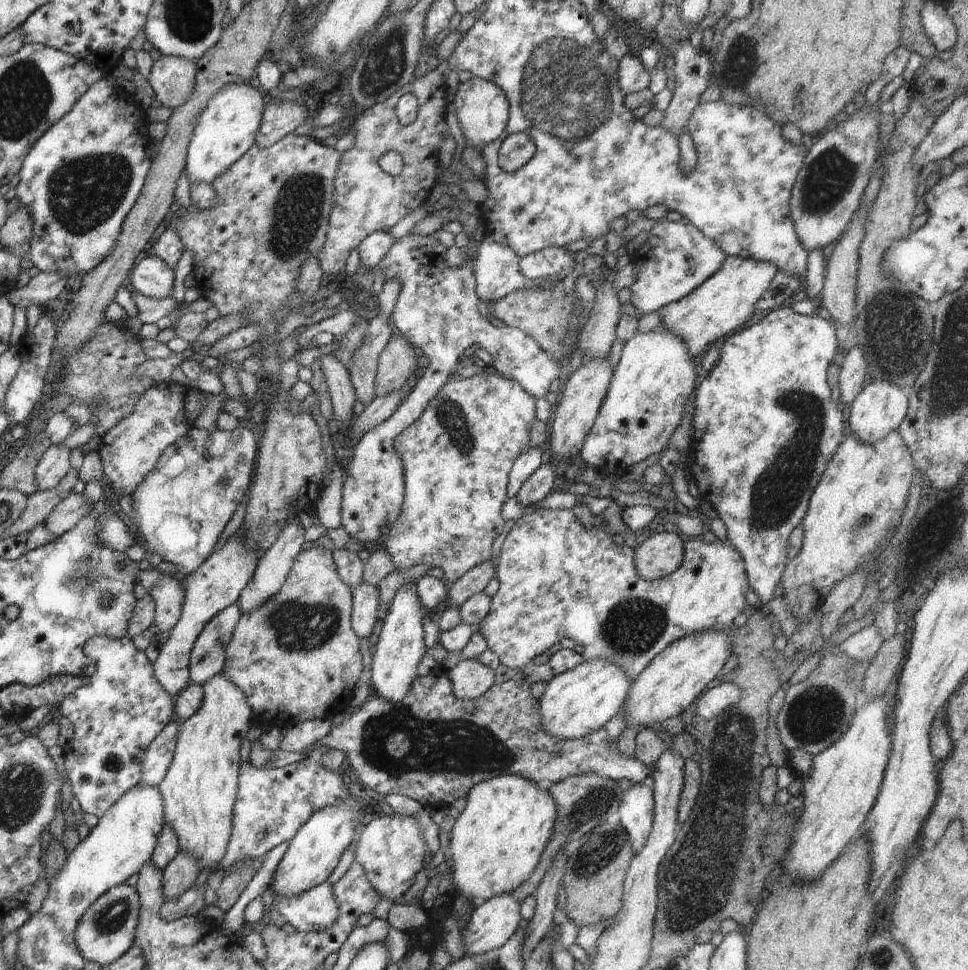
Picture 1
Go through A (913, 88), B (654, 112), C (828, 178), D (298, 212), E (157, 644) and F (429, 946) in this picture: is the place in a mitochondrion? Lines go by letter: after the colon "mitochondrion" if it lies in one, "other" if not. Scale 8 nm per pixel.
A: other
B: other
C: mitochondrion
D: mitochondrion
E: other
F: other

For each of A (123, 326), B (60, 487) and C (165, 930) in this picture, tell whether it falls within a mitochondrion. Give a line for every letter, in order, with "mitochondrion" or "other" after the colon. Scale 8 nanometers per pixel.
A: other
B: other
C: other

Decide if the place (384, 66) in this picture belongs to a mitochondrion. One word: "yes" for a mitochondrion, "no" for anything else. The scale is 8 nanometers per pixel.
yes

